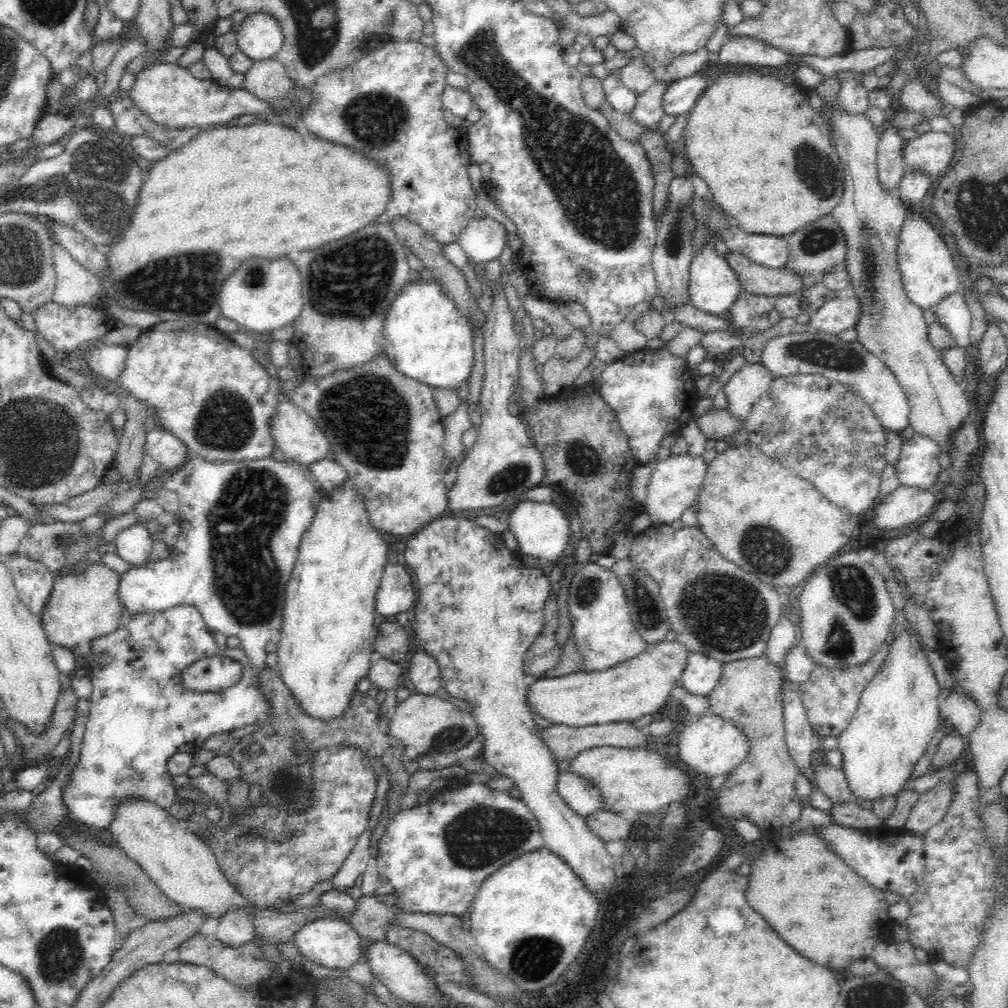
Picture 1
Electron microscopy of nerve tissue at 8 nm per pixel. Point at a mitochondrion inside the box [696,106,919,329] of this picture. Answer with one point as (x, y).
(819, 175)

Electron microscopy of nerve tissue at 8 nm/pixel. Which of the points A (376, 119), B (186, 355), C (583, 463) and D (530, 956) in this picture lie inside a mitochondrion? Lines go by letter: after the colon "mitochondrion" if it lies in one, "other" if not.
A: mitochondrion
B: other
C: mitochondrion
D: mitochondrion

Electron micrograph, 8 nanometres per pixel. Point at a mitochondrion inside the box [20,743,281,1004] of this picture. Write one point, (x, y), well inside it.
(60, 955)

